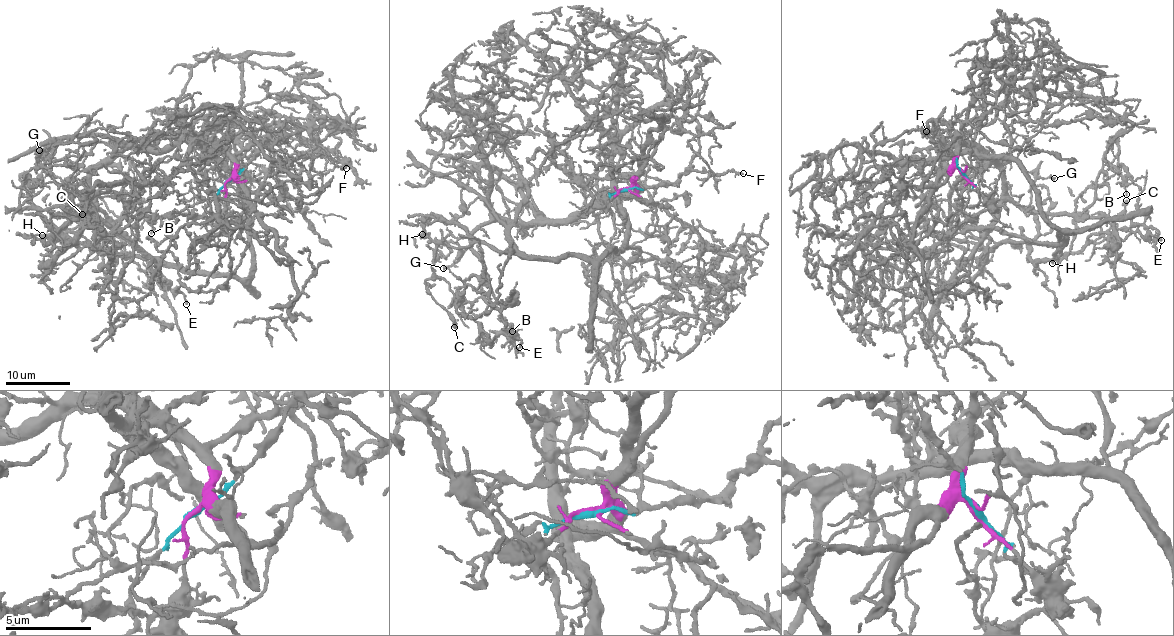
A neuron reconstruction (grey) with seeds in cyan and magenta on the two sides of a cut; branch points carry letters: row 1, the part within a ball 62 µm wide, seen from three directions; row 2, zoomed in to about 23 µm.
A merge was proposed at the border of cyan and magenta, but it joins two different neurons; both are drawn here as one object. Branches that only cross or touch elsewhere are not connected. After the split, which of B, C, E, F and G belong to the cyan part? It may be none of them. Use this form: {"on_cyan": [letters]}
{"on_cyan": ["C", "F"]}

